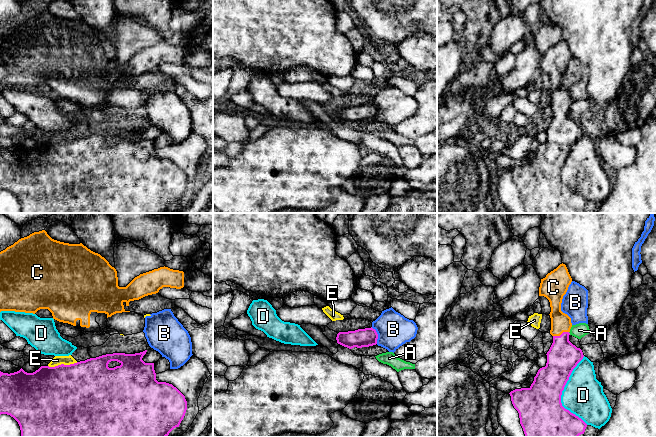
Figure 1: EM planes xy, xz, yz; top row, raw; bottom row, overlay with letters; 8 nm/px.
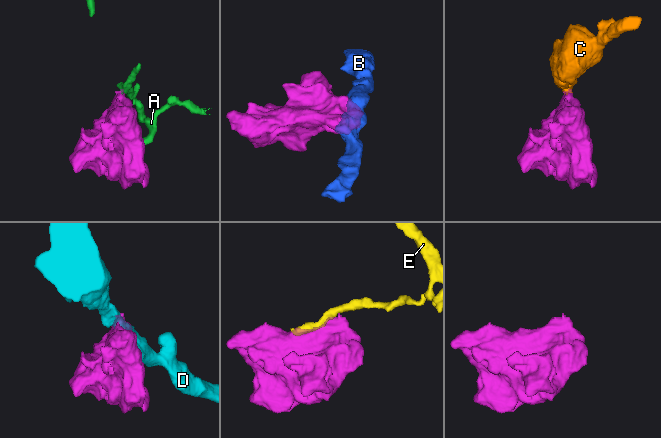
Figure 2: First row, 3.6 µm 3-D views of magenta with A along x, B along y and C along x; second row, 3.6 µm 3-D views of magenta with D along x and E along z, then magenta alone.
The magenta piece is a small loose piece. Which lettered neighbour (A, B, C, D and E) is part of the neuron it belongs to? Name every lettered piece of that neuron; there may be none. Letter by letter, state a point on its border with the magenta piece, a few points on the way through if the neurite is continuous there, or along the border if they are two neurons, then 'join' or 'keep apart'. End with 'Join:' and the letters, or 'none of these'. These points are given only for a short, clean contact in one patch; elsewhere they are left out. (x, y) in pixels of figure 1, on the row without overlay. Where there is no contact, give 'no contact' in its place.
A: meets magenta in yz at (569, 109); border along yz (568, 108), (570, 110); keep apart
B: meets magenta in xz at (377, 111); keep apart
C: meets magenta in yz at (561, 110); runs through yz (562, 133), (561, 110), (560, 98); join
D: meets magenta in yz at (561, 169); keep apart
E: meets magenta in xy at (62, 140); border along xy (77, 138), (48, 142); keep apart
Join: C

